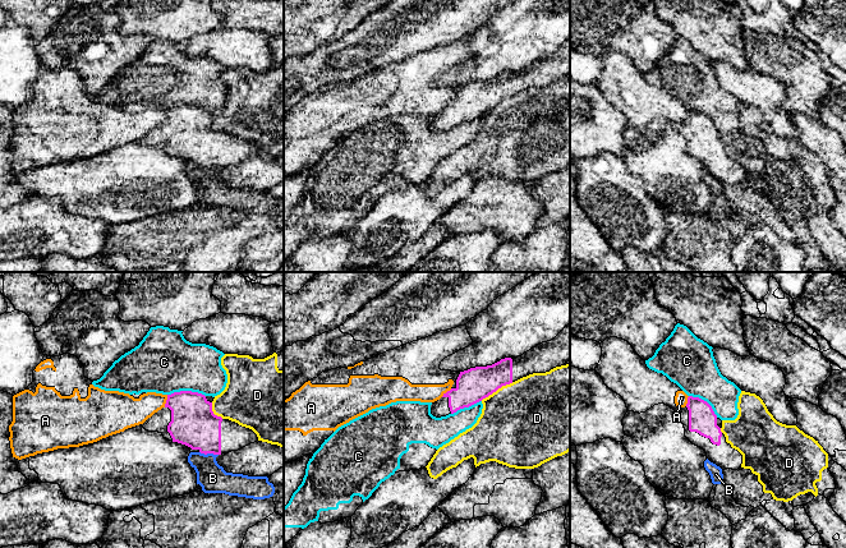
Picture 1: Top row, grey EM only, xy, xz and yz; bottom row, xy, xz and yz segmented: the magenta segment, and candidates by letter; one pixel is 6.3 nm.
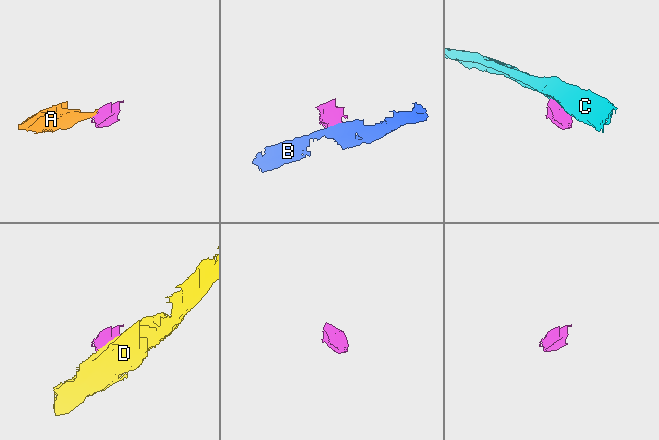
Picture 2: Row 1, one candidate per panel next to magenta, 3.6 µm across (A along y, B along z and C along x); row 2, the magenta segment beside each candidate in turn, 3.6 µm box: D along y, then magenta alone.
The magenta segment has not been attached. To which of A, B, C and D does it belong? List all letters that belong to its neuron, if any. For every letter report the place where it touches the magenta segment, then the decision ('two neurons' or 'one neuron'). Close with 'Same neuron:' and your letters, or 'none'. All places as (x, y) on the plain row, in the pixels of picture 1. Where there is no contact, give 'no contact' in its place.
A: meets magenta in xy at (166, 115); two neurons
B: meets magenta in xy at (208, 166); two neurons
C: meets magenta in xy at (187, 105); two neurons
D: meets magenta in xz at (496, 104); two neurons
Same neuron: none

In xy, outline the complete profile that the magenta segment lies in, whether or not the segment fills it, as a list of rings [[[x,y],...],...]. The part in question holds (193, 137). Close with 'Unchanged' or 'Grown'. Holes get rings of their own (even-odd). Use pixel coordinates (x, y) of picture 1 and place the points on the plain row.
[[[180,105],[167,109],[165,120],[148,132],[142,141],[148,146],[158,146],[164,152],[185,158],[190,166],[222,169],[238,165],[258,155],[257,148],[229,133],[222,133],[212,125],[215,111],[198,106]]]. Grown

